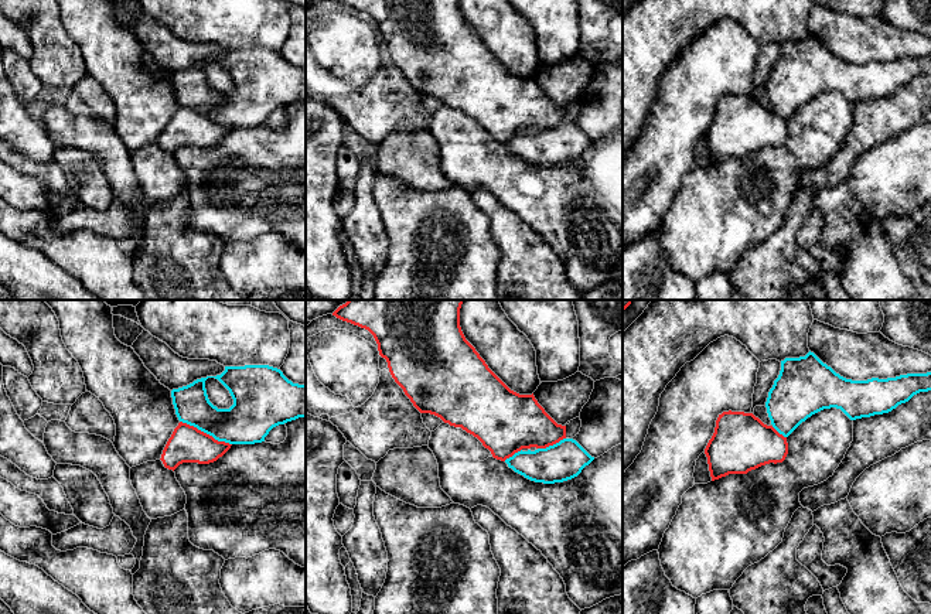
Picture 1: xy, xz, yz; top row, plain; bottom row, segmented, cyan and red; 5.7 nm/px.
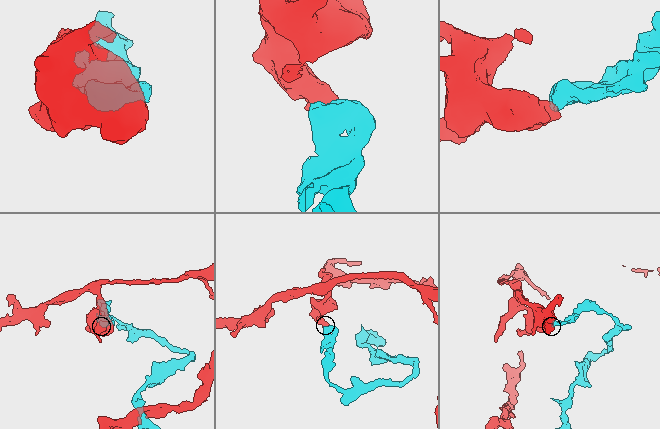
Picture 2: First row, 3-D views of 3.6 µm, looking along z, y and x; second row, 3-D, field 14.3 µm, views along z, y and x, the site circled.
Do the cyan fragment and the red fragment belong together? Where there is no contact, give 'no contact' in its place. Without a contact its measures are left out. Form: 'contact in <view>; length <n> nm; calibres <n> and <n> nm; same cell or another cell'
contact in xy; length 320 nm; calibres 260 and 200 nm; another cell

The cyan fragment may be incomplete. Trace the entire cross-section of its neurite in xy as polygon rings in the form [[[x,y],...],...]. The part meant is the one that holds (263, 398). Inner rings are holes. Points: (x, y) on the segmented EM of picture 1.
[[[269,365],[225,366],[225,371],[221,375],[201,378],[187,386],[173,389],[171,398],[180,422],[197,427],[218,441],[229,444],[262,443],[273,427],[299,417],[306,417],[306,385],[293,383],[280,369]],[[208,378],[218,379],[229,390],[233,399],[233,405],[229,409],[218,409],[209,402],[205,389],[205,381]]]

